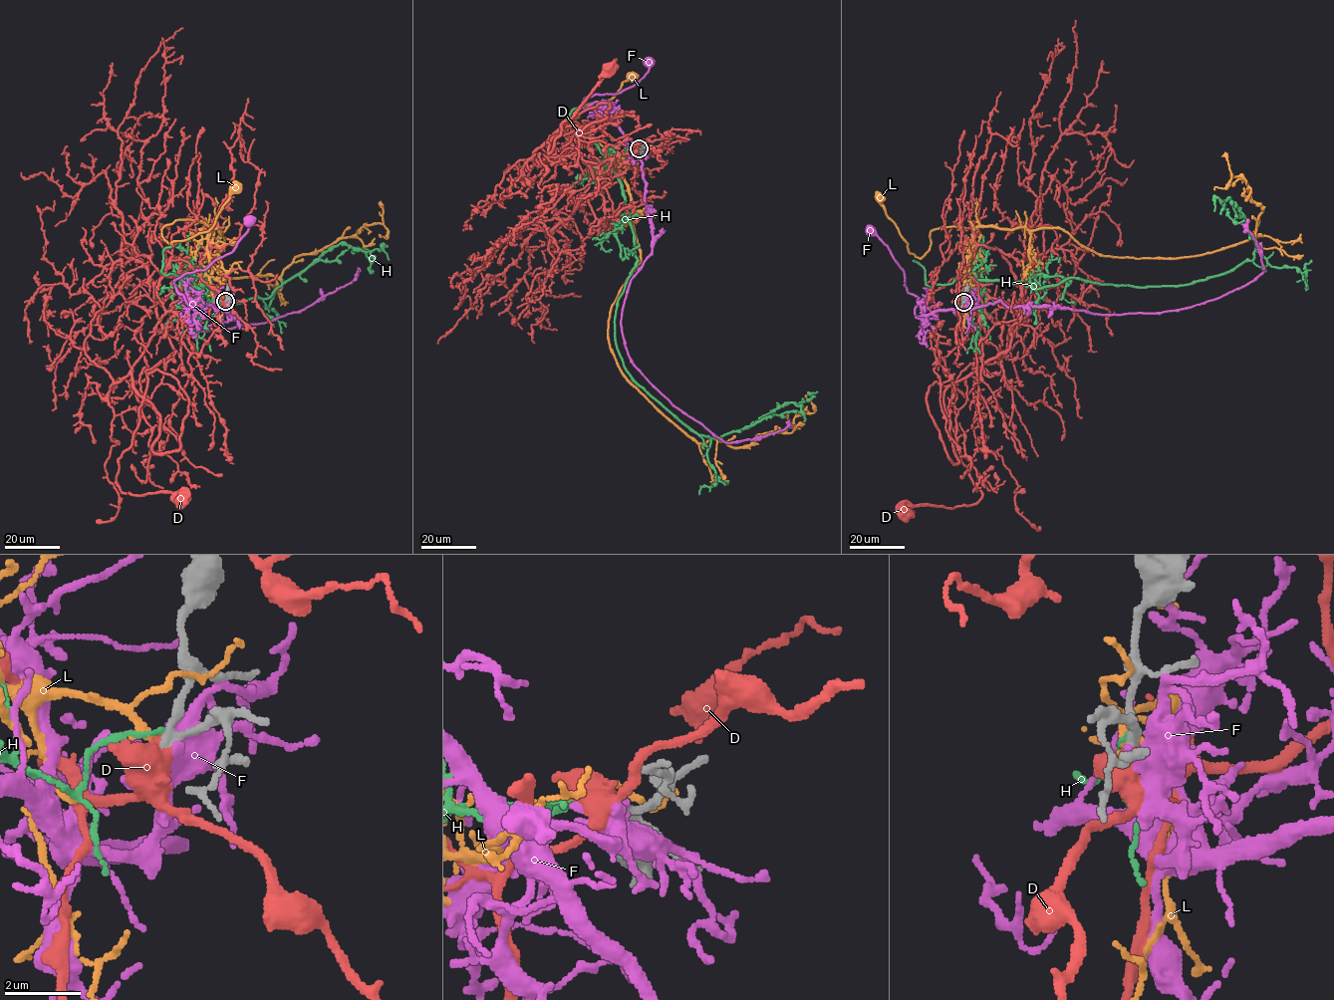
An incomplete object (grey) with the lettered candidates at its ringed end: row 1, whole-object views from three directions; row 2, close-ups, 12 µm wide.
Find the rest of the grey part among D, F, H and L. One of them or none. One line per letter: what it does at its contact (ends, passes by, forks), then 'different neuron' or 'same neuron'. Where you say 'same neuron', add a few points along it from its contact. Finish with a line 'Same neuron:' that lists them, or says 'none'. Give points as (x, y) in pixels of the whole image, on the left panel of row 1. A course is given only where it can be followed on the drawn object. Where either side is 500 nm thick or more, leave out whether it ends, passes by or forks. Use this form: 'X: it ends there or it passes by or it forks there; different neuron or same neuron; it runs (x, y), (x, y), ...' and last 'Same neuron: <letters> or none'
D: it ends there; same neuron; it runs (225, 300), (162, 330), (174, 352), (146, 372), (137, 428), (118, 460), (122, 492), (180, 498)
F: different neuron
H: it ends there; different neuron
L: it ends there; different neuron
Same neuron: D

